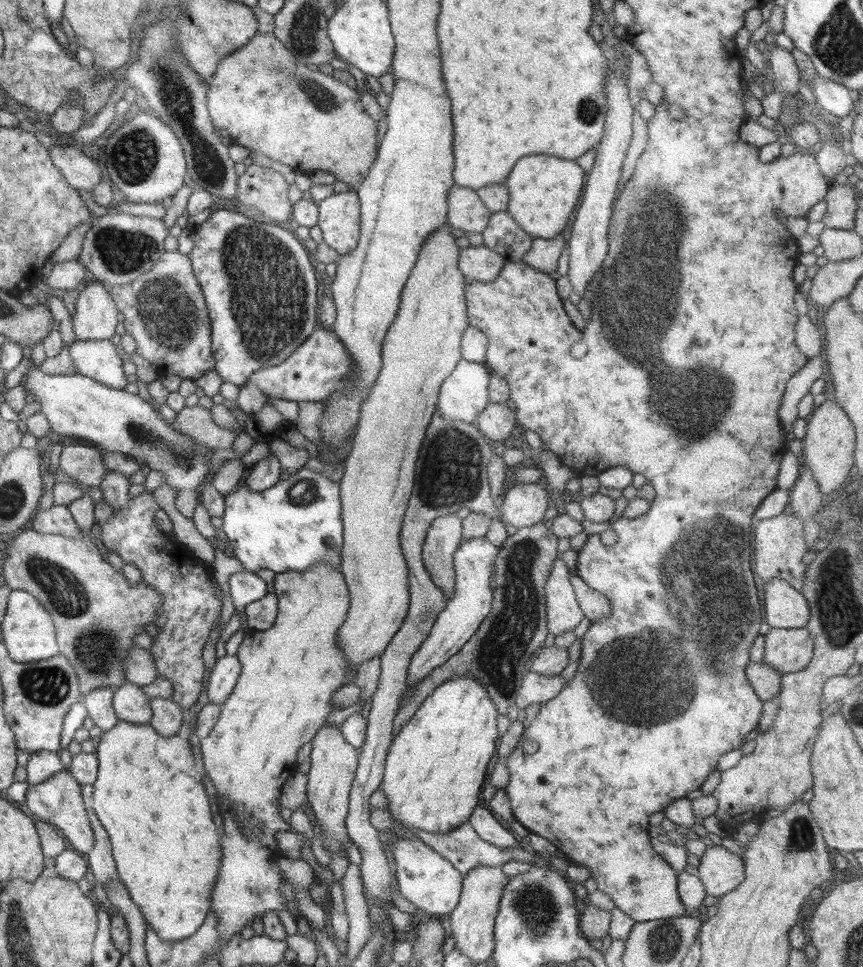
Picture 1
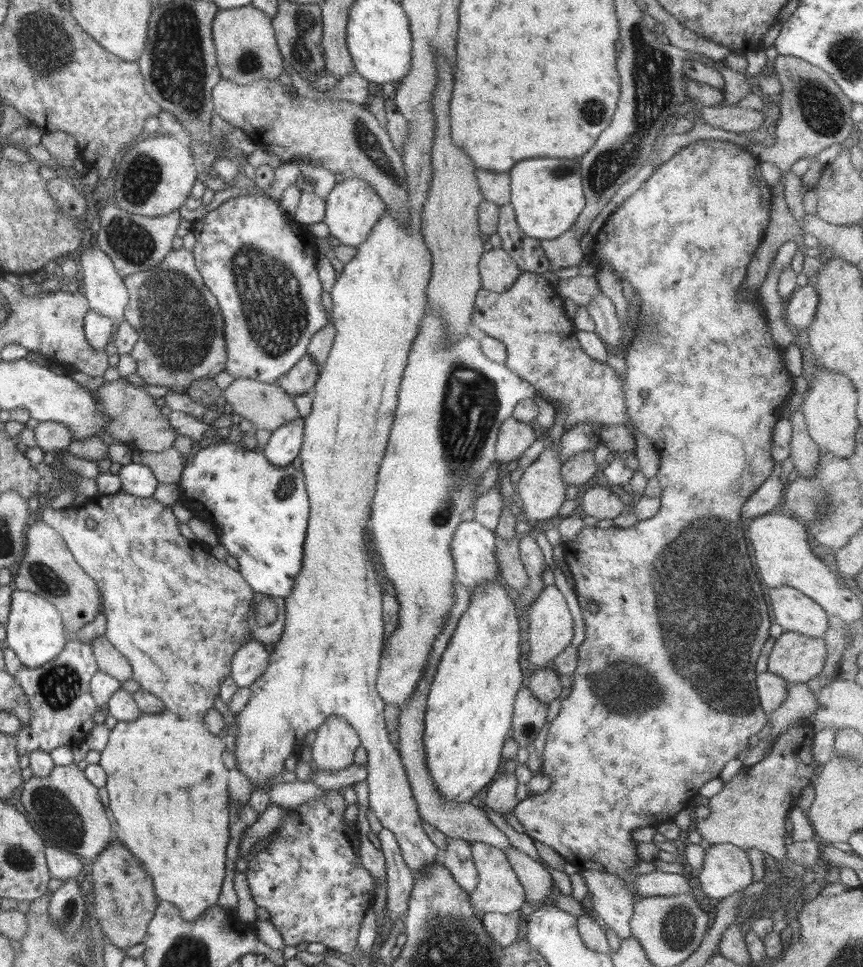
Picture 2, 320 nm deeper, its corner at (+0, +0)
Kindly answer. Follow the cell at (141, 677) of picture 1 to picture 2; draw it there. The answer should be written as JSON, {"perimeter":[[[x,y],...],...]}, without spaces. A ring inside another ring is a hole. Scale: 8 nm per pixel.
{"perimeter":[[[105,637],[91,640],[93,655],[99,669],[119,680],[121,684],[132,679],[132,667],[128,659]]]}

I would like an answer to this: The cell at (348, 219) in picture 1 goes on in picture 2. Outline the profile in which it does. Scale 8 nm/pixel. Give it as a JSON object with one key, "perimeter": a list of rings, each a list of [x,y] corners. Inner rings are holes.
{"perimeter":[[[356,177],[345,178],[342,182],[336,183],[325,198],[323,221],[328,225],[331,236],[335,237],[340,244],[356,249],[368,239],[368,234],[383,217],[385,210],[387,208],[384,201],[368,181]]]}

